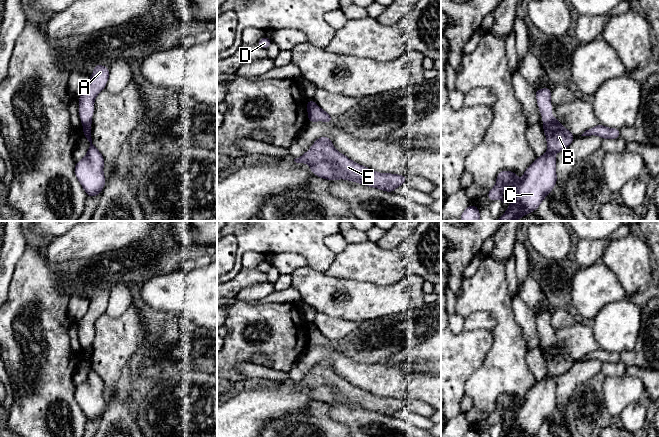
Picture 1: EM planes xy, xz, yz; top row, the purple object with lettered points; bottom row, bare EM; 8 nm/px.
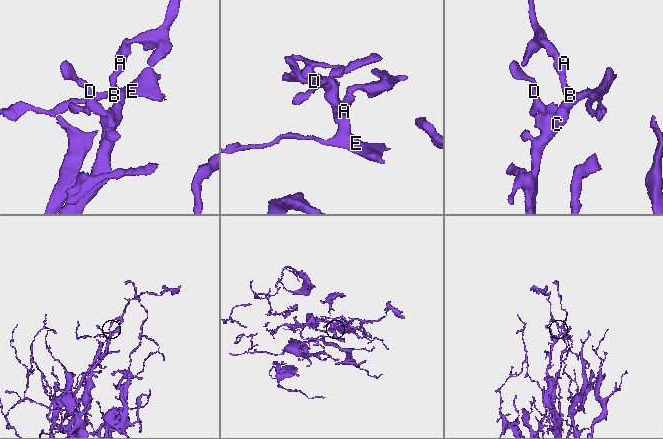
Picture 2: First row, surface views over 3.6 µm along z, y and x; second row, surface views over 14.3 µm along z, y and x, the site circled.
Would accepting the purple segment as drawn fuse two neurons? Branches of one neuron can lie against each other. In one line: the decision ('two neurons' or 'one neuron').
two neurons

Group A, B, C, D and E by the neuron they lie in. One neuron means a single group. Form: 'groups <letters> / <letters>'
groups A / B C D E

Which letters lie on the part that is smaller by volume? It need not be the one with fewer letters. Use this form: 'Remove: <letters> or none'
Remove: A

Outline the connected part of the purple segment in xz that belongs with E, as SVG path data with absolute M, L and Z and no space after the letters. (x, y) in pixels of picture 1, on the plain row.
M329 361L318 362L312 371L301 381L294 383L296 387L307 387L311 396L327 404L346 403L387 416L394 414L406 406L406 400L379 397L364 391L338 376Z

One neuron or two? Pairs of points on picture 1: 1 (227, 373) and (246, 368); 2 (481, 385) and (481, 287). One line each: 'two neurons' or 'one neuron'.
1: two neurons
2: one neuron

